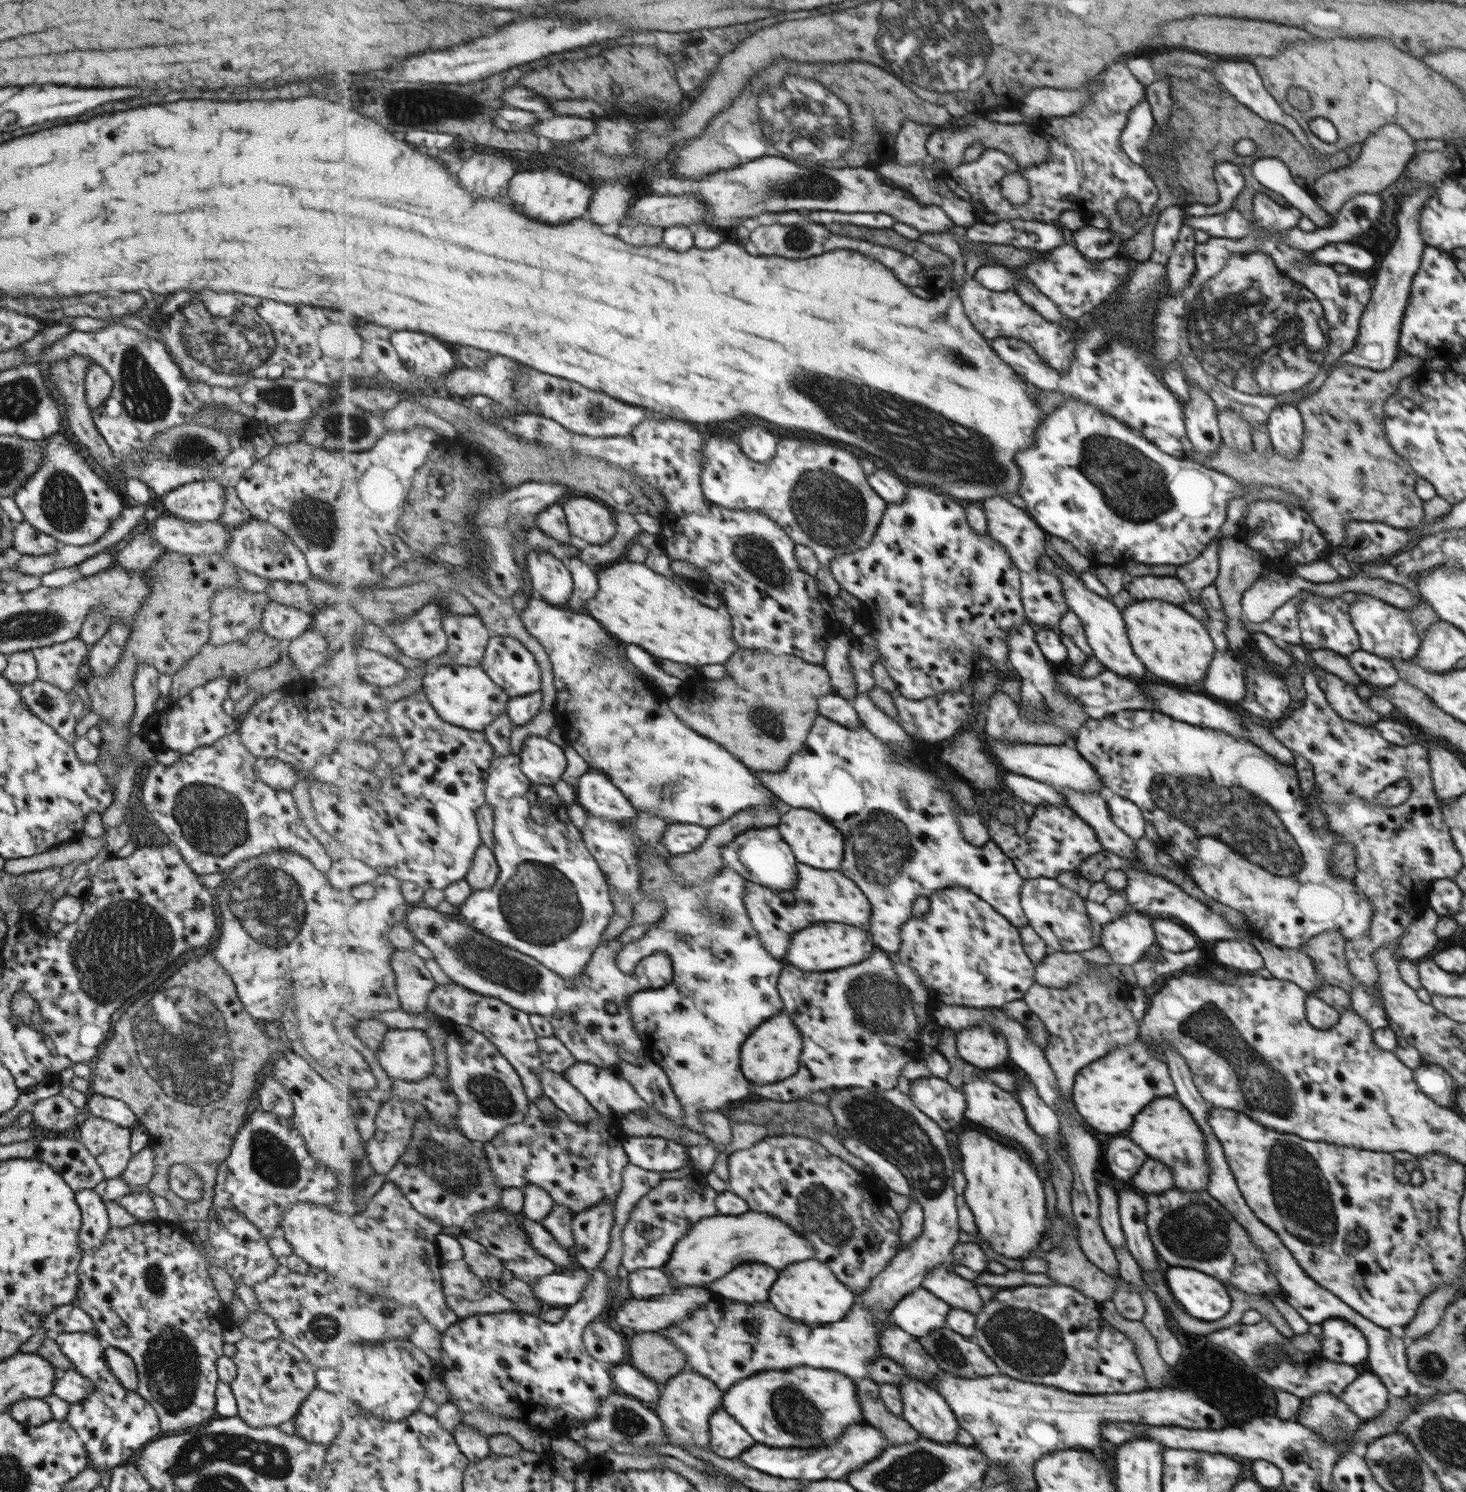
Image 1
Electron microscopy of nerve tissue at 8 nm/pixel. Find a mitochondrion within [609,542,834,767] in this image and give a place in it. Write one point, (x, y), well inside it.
(765, 728)

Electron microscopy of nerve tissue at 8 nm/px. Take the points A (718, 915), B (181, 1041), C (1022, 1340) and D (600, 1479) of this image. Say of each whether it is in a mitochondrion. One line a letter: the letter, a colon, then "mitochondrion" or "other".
A: mitochondrion
B: mitochondrion
C: mitochondrion
D: other

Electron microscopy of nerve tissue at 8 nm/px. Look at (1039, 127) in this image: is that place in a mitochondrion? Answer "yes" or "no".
no

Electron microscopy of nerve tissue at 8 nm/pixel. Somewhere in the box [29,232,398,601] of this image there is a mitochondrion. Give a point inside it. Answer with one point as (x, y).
(224, 338)

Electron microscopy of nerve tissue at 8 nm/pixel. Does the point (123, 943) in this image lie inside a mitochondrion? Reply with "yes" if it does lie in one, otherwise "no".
yes

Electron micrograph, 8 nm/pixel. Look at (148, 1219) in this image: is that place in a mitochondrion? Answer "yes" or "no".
no

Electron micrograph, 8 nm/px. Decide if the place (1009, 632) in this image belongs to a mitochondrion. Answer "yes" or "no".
no

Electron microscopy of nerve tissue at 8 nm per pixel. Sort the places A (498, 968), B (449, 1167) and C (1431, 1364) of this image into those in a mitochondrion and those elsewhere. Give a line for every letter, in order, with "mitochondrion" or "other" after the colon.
A: mitochondrion
B: mitochondrion
C: mitochondrion

